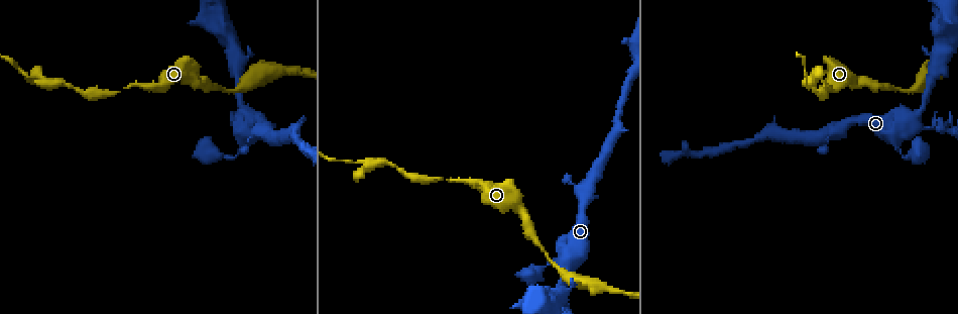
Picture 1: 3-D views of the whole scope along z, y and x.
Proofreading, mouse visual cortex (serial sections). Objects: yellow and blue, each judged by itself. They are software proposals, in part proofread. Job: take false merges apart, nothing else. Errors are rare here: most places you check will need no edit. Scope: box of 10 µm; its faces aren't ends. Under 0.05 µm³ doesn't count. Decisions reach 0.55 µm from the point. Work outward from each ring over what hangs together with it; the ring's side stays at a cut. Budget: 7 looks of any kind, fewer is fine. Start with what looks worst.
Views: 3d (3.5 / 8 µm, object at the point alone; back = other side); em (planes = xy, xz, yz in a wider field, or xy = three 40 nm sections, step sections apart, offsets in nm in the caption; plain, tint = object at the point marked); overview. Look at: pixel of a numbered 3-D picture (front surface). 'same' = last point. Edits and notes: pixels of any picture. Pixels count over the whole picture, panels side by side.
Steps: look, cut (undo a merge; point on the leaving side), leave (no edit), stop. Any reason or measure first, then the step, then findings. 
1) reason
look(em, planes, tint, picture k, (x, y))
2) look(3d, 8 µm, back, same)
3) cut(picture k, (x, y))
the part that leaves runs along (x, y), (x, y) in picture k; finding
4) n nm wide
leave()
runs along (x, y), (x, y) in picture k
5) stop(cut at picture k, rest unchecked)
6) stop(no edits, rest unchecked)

look(3d, 8 µm, picture 1, (939, 131))

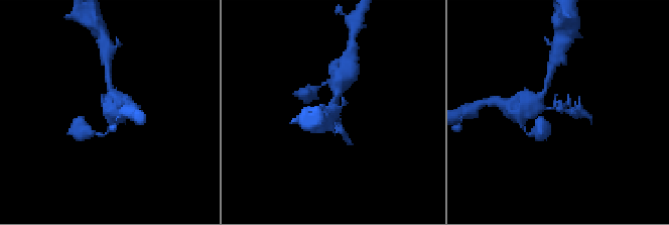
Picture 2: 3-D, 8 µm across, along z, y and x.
now the EM
look(em, xy, step 5, tint, same)

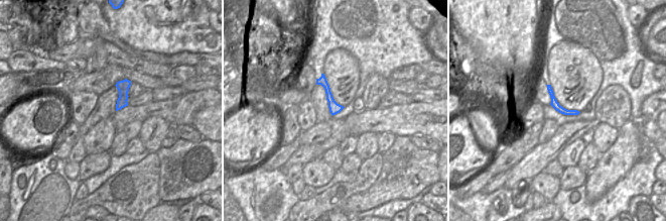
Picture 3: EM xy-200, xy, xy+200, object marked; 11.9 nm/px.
140 nm wide
cut(picture 2, (571, 111))
the part that leaves runs along (551, 109), (575, 113), (579, 99) in picture 2; two cells meet here

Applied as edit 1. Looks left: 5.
look(overview)

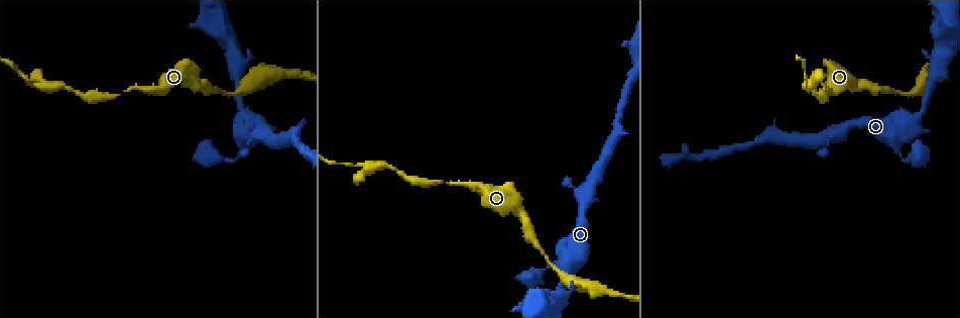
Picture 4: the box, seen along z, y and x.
calibre changes
look(3d, 3.5 µm, picture 4, (147, 90))

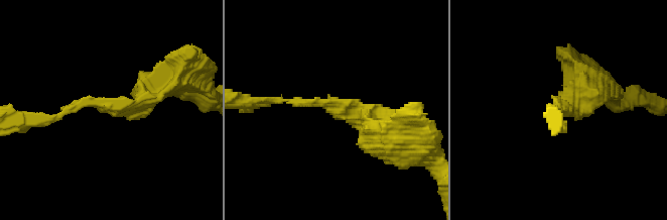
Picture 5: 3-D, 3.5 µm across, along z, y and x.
arms of 100, 400 nm; shape alone is not enough
look(em, xy, step 1, tint, picture 5, (110, 107))

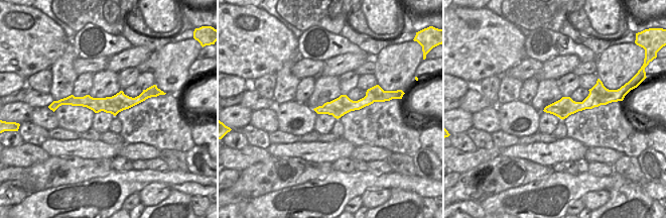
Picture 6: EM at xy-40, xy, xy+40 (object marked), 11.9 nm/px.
look(em, xy, step 5, tint, same)

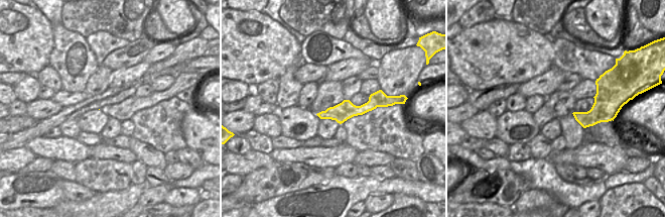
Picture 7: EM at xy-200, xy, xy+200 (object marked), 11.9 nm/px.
leave()
runs along (162, 82), (135, 106), (76, 103), (48, 118) in picture 5; one cell here

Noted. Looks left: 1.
stop(cut at picture 2, rest unchecked)

